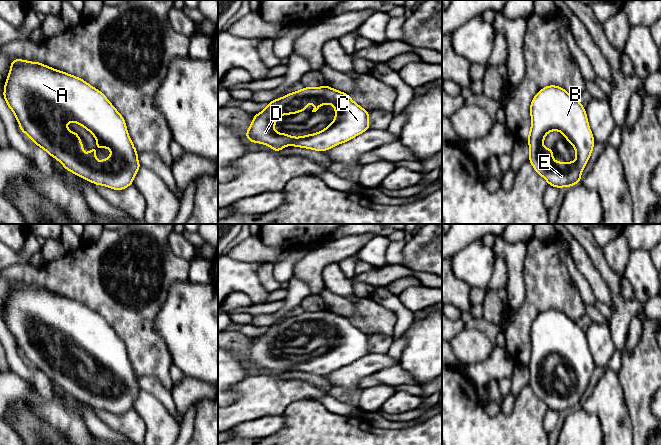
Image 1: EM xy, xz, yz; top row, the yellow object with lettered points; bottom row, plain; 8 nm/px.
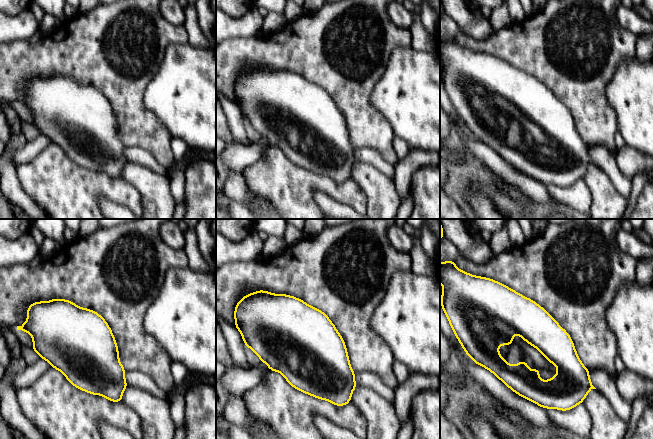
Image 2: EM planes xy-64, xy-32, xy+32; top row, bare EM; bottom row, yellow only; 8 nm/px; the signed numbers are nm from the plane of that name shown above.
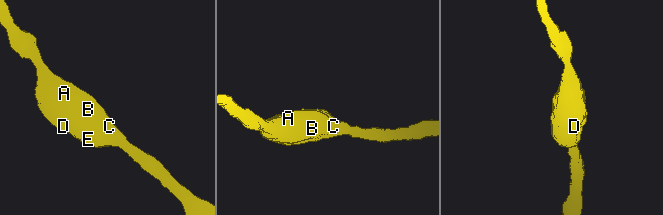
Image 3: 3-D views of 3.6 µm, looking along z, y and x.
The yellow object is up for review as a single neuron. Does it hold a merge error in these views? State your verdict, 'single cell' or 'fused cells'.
single cell

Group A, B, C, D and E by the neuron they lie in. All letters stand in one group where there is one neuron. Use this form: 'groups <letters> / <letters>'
groups A B C D E

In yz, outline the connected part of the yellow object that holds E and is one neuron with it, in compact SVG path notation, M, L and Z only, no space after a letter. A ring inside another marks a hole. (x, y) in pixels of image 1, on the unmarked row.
M548 309L541 313L534 320L530 328L530 338L531 338L531 354L528 358L528 368L530 372L529 385L532 388L534 394L541 399L547 406L548 409L554 410L556 412L570 411L581 405L581 397L588 386L589 381L592 378L593 370L595 364L593 358L590 354L588 348L588 342L586 339L586 334L578 324L571 320L565 313L555 310ZM556 354L564 358L566 365L571 367L576 375L576 385L575 386L556 386L553 383L553 372L544 372L543 365L547 357Z

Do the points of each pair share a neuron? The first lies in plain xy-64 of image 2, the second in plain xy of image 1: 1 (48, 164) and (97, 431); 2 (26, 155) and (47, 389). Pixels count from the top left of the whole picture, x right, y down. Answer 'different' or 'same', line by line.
1: different
2: different

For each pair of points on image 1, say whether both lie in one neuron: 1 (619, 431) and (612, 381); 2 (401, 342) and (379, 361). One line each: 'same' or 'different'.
1: same
2: different

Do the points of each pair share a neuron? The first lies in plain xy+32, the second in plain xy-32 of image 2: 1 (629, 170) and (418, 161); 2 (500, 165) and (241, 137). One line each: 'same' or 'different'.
1: same
2: same

